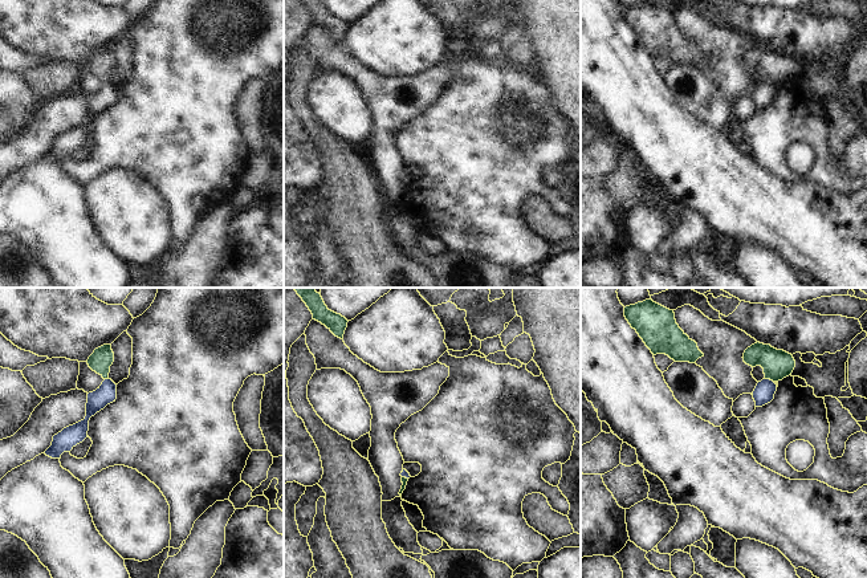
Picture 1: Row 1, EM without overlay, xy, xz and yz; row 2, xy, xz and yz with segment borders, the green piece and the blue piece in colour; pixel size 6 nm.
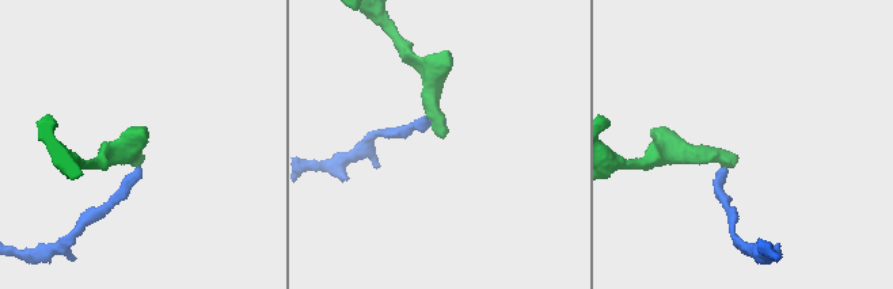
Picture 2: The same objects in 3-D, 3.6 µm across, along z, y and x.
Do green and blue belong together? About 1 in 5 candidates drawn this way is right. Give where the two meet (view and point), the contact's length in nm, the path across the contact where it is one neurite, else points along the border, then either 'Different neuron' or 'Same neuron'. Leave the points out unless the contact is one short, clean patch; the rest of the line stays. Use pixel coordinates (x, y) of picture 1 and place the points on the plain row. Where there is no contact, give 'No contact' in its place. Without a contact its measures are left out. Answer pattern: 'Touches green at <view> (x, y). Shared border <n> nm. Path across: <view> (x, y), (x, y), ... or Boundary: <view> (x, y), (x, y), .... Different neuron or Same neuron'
Touches green at yz (769, 81). Shared border 60 nm. Boundary: yz (765, 81), (773, 85). Different neuron

